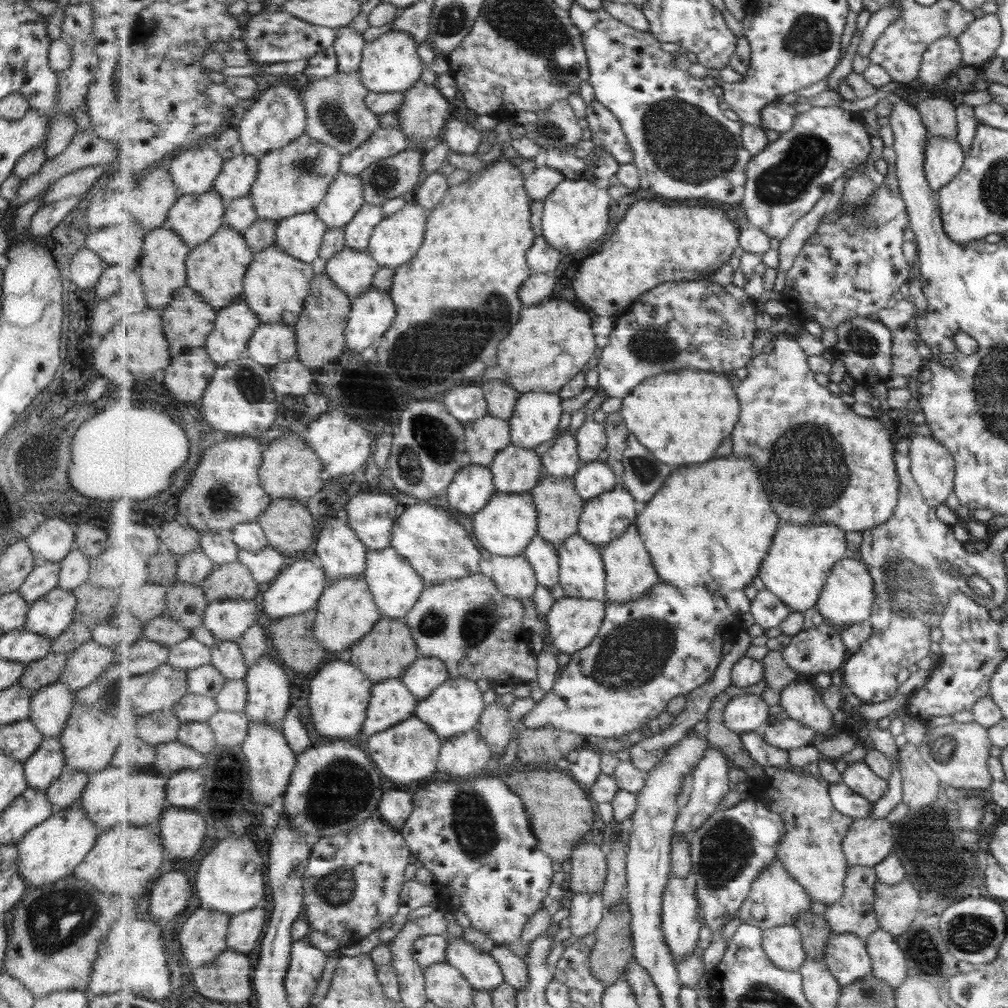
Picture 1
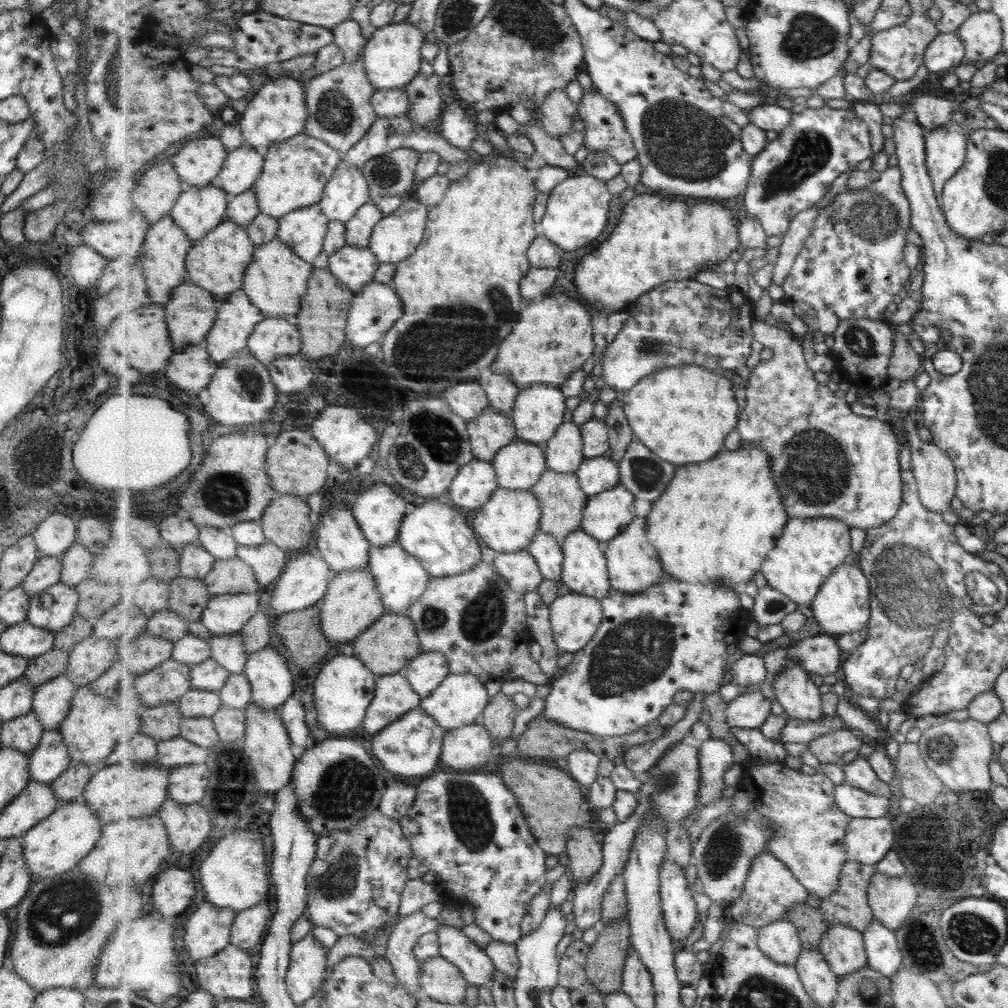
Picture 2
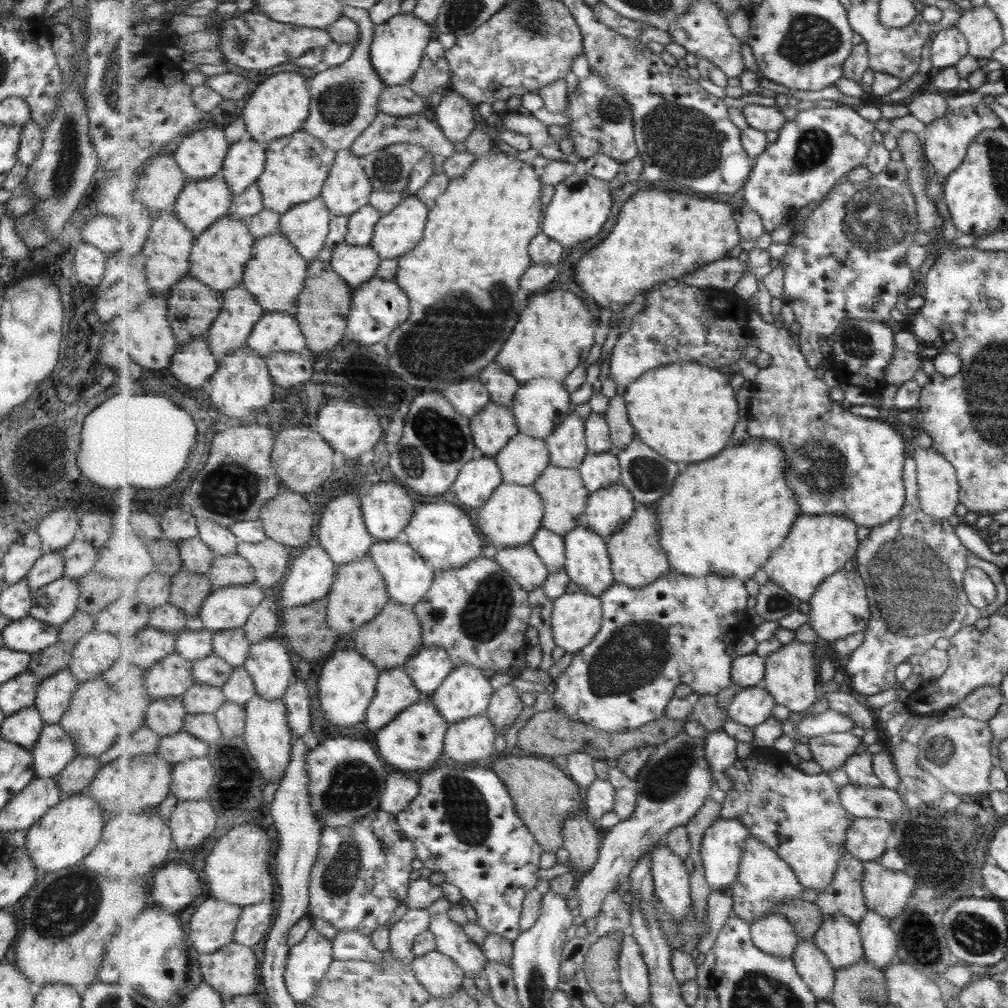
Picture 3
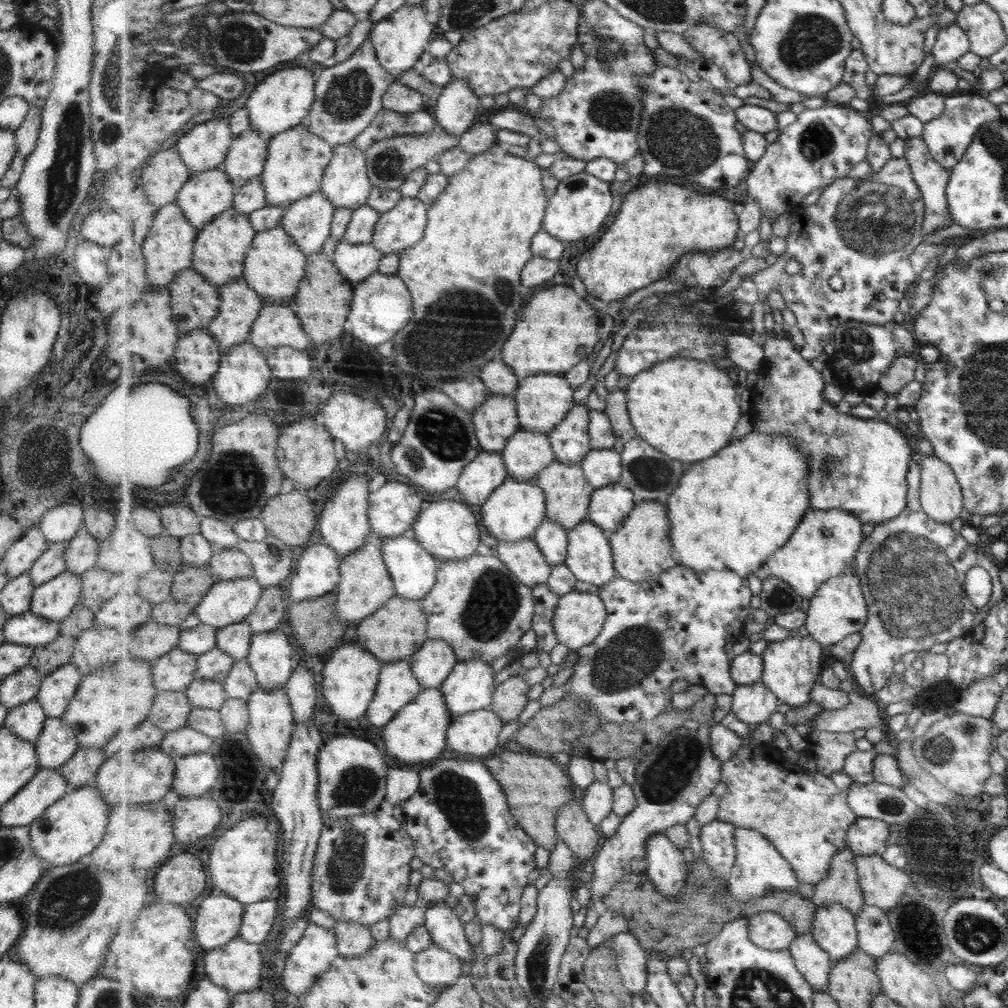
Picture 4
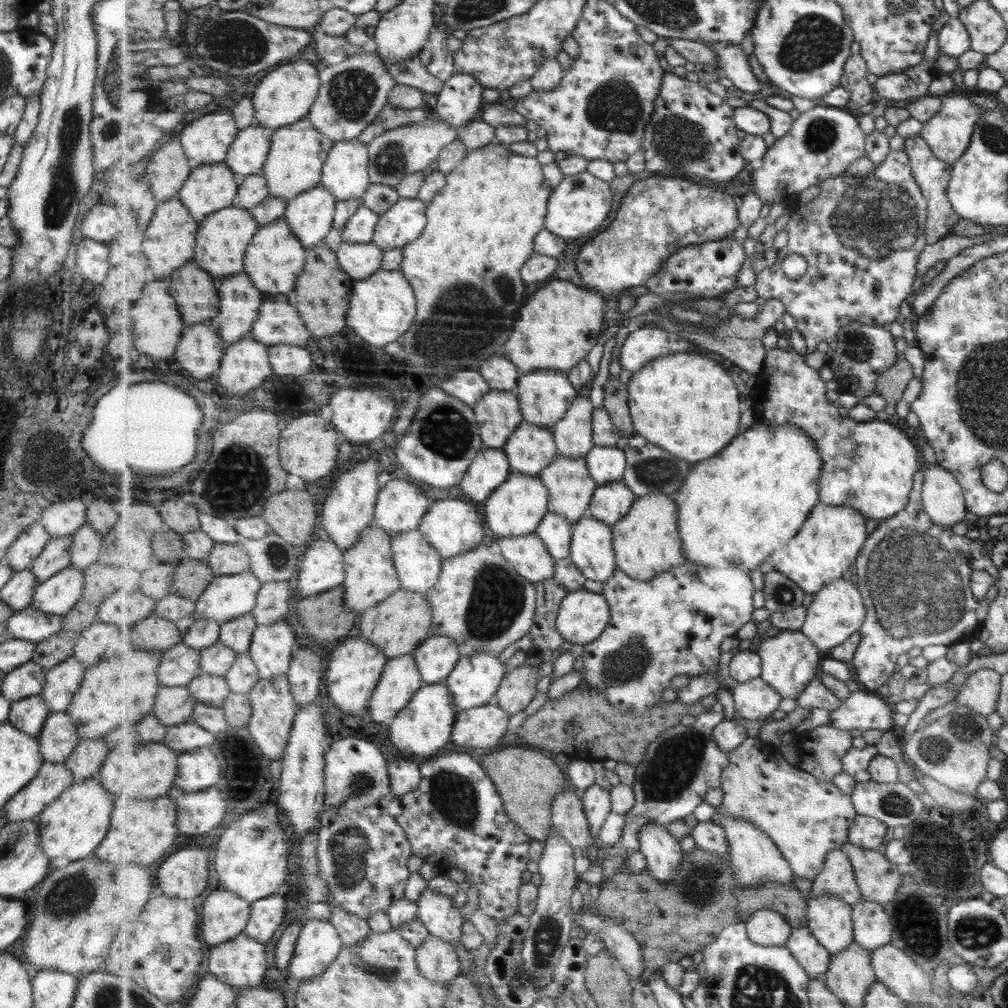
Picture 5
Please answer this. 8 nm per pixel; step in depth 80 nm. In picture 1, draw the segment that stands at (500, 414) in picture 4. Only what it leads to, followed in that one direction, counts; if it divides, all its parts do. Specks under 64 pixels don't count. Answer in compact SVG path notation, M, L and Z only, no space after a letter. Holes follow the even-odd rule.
M485 416L464 426L468 461L489 467L499 451L512 445L509 421Z

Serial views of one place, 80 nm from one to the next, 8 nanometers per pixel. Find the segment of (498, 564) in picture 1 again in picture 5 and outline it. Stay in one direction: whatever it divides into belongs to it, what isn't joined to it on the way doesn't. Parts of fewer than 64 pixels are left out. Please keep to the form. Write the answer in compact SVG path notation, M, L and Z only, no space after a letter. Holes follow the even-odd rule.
M537 532L503 537L497 542L501 554L533 584L554 578L557 562Z

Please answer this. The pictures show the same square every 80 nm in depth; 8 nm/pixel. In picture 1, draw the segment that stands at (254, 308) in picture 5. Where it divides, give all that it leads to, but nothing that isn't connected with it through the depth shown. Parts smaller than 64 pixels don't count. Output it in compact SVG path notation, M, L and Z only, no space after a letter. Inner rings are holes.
M243 300L217 311L216 327L208 336L204 347L215 365L224 367L247 354L249 341L262 320Z

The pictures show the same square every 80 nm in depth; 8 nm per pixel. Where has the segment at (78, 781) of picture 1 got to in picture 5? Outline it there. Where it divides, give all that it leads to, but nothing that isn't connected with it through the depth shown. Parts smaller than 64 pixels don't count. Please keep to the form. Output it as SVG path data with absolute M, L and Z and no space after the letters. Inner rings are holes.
M103 738L80 739L64 763L75 782L83 779L97 781L100 778L99 768L107 753L108 748Z

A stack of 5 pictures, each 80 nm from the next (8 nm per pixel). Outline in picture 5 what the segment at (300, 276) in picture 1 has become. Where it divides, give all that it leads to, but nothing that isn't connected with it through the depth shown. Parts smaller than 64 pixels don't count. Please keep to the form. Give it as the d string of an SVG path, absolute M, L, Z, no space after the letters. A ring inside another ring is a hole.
M283 216L258 228L258 234L254 236L246 252L244 271L265 295L290 297L298 283L298 276L305 268L306 249L306 246L291 228L290 222Z

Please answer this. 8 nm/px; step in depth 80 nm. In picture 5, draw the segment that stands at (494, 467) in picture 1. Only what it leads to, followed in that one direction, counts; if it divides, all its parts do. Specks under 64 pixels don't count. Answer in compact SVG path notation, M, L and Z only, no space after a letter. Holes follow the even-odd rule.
M523 422L502 449L510 458L514 472L538 475L559 456L551 429Z

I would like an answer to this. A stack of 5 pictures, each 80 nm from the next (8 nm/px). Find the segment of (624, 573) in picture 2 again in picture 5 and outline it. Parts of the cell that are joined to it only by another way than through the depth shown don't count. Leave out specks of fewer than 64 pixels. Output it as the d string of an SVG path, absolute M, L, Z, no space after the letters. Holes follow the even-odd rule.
M671 496L637 497L629 514L612 530L618 568L631 578L648 581L688 561L679 530L677 504Z

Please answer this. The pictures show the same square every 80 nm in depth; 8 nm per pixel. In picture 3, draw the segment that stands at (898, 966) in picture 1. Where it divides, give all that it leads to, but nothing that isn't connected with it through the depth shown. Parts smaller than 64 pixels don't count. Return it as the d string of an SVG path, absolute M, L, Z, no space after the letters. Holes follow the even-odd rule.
M867 912L858 926L862 933L862 943L866 957L881 970L899 960L897 954L897 934L891 930L890 920L877 912Z

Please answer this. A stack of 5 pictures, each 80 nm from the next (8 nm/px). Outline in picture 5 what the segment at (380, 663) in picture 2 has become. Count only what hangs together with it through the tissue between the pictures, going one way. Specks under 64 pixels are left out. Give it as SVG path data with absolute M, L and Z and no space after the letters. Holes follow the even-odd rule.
M401 587L394 595L382 600L377 606L362 612L359 634L363 635L365 640L369 640L375 648L383 651L388 658L399 658L400 656L412 655L425 640L434 635L434 630L432 629L433 618L433 610L426 595L408 591L406 588Z

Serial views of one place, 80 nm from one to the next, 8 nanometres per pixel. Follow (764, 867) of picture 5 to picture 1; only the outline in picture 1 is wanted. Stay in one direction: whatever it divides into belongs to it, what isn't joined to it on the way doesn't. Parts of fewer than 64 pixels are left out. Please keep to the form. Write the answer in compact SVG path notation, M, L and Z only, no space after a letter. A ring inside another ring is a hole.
M775 860L775 864L769 864L763 870L763 874L757 876L750 893L743 908L739 910L738 919L763 930L783 925L794 925L803 912L809 912L811 903L814 902L806 889L791 877L779 860Z

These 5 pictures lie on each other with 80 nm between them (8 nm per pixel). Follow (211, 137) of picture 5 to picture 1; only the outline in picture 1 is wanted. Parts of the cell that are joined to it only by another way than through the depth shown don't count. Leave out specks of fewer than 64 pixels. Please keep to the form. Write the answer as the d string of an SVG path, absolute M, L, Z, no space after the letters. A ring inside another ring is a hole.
M203 143L202 145L193 146L178 154L171 163L169 168L175 184L178 186L178 194L197 196L204 192L215 190L214 184L218 176L223 172L224 160L221 158L219 151L215 146L211 147Z

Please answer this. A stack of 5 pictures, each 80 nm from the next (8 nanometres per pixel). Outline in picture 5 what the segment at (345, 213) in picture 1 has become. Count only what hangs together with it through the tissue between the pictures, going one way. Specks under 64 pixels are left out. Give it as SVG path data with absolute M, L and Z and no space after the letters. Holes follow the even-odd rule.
M359 137L334 143L325 164L322 185L339 201L361 199L372 180L368 172L370 150Z

